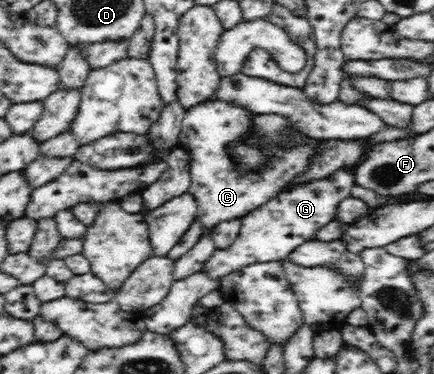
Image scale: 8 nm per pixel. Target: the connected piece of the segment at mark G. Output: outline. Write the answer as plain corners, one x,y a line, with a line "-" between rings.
339,169
329,178
291,186
240,218
241,229
235,242
229,247
217,248
205,261
202,271
211,279
218,281
251,263
284,260
299,245
313,240
315,233
327,223
334,221
337,206
343,199
351,196
351,188
354,185
352,173
348,169

